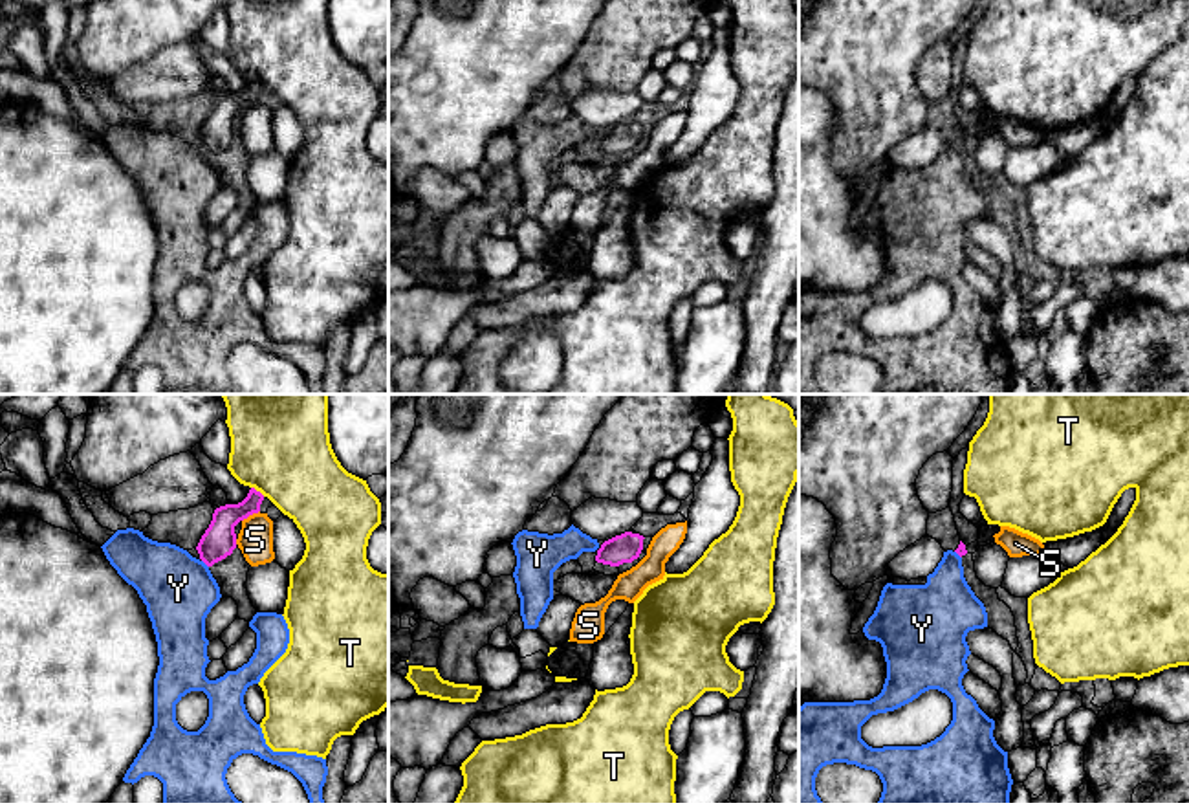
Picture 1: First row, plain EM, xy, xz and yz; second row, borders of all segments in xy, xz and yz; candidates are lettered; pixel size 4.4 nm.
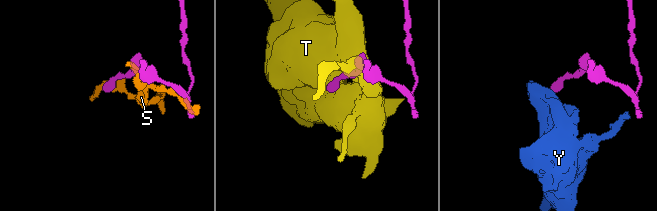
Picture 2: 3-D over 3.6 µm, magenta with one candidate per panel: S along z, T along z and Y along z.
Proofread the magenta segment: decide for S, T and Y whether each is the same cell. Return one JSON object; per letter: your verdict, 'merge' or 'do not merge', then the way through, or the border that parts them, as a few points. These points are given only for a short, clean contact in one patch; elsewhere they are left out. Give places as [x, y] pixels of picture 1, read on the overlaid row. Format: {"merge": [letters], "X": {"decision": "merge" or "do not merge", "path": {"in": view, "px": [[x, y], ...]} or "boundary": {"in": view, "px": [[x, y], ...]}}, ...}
{"merge": [], "S": {"decision": "do not merge"}, "T": {"decision": "do not merge"}, "Y": {"decision": "do not merge", "boundary": {"in": "xy", "px": [[202, 560], [207, 567]]}}}

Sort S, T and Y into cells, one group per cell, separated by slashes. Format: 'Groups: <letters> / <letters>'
Groups: S / T / Y

